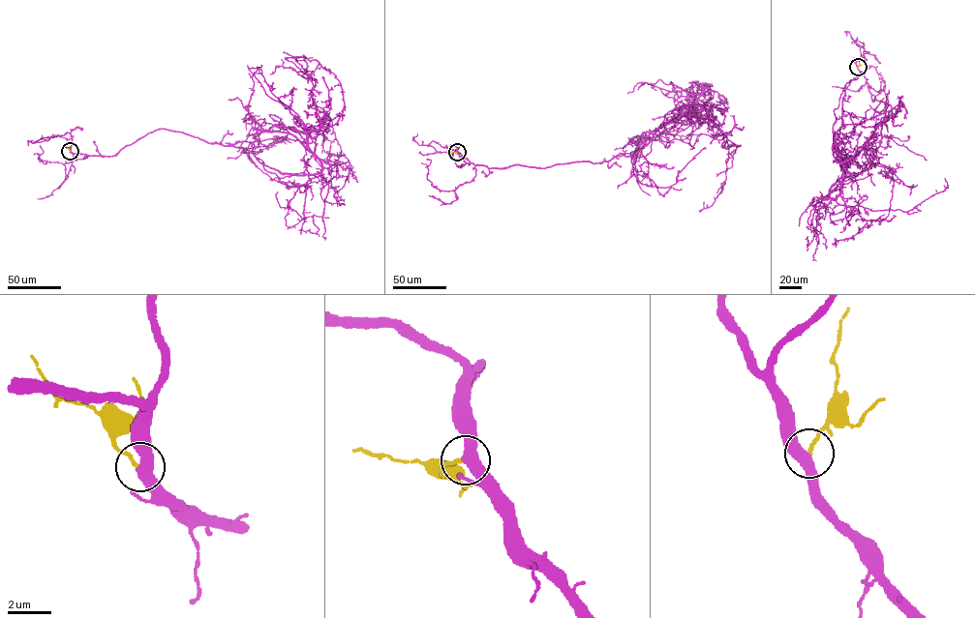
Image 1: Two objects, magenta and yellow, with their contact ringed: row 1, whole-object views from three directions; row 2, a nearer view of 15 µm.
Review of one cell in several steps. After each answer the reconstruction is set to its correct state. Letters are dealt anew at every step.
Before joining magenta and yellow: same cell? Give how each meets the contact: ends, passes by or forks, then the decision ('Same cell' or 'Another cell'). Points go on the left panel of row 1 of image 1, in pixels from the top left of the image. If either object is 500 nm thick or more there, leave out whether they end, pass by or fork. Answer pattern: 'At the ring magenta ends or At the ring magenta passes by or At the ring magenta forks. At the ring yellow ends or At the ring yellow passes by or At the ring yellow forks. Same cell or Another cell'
At the ring magenta passes by. At the ring yellow ends. Same cell

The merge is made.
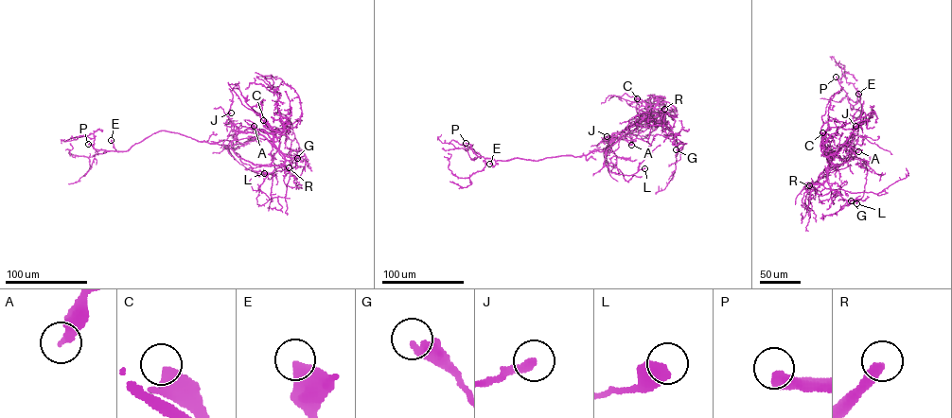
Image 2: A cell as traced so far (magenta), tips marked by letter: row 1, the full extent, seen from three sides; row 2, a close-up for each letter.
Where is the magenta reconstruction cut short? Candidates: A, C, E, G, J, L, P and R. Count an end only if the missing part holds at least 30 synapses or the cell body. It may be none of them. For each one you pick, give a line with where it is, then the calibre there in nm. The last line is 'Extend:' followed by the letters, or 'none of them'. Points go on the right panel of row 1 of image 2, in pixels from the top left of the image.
P: place (836, 77); calibre 480 nm
R: place (809, 185); calibre 440 nm
Extend: P, R

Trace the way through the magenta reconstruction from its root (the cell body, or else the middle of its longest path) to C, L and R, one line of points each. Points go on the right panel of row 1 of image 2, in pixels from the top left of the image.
C: (852, 149), (852, 154), (846, 145), (843, 146), (829, 164), (827, 150), (821, 145), (822, 132)
L: (852, 149), (852, 156), (863, 160), (867, 170), (863, 196), (856, 203)
R: (852, 149), (853, 153), (840, 165), (825, 168), (817, 183), (809, 185)

